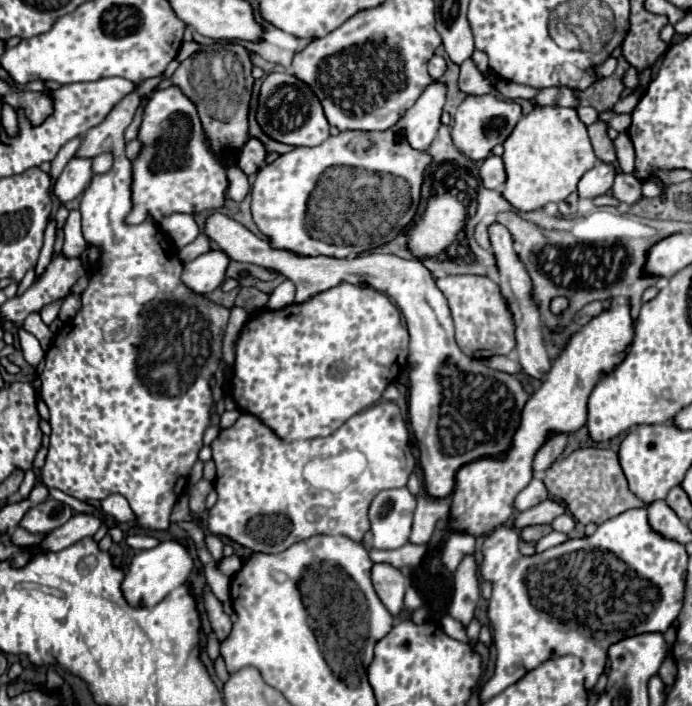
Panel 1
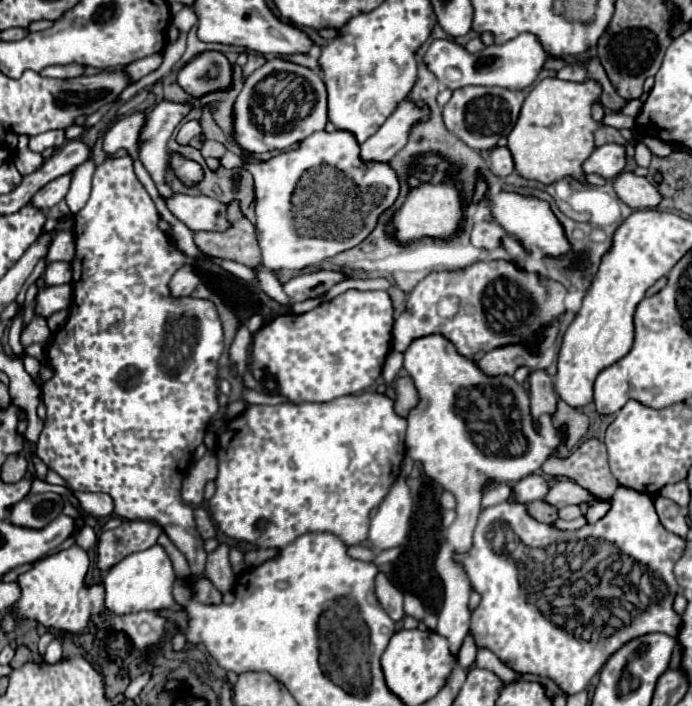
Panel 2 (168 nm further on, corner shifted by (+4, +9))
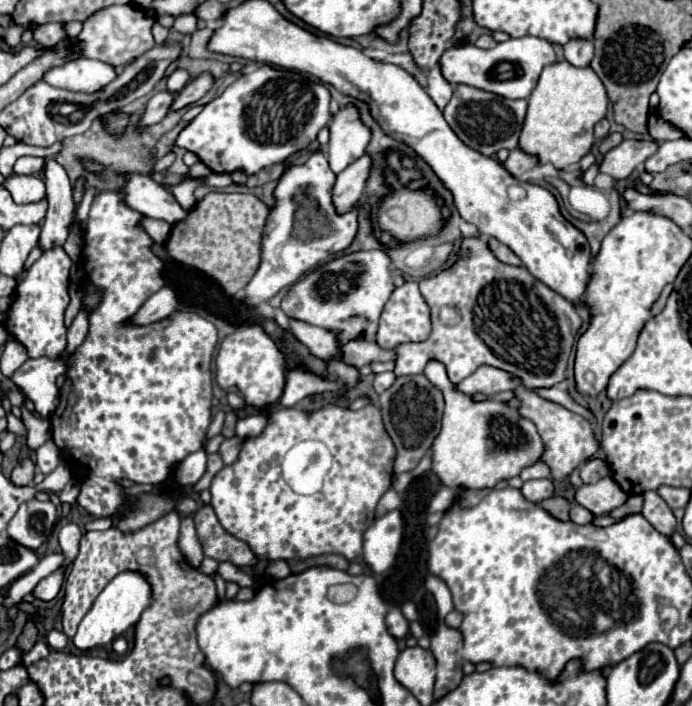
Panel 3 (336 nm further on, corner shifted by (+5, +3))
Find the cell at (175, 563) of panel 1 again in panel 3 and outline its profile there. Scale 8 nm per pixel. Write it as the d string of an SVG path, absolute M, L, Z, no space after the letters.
M125 571L125 573L117 575L101 591L101 595L95 599L91 611L79 623L79 631L73 637L73 645L79 651L87 651L87 649L95 649L95 647L103 647L103 645L111 643L115 637L119 637L129 627L133 627L137 623L137 619L141 617L143 609L149 607L149 591L151 591L151 587L143 575L137 575L133 571Z

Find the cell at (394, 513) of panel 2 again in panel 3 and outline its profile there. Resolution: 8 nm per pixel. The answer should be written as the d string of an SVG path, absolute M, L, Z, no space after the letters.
M391 511L365 531L363 535L363 559L373 573L387 571L401 547L403 539L403 519L399 511Z

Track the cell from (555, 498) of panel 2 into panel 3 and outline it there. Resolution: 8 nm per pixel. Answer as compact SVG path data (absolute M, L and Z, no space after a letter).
M603 477L593 485L583 485L581 489L577 489L575 495L575 501L585 509L593 511L595 517L609 515L615 507L625 503L625 499L627 493L619 487L619 483L613 477Z

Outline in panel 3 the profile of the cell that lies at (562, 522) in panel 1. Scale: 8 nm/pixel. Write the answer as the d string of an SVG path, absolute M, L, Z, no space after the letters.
M573 505L573 507L571 507L571 521L573 521L573 523L587 525L587 523L591 523L593 519L595 519L595 515L593 515L591 511L587 511L585 507L581 507L581 505Z

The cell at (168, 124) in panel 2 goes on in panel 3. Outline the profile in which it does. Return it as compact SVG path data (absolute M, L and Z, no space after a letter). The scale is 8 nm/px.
M201 73L201 75L197 75L197 77L177 95L177 99L175 99L175 103L173 103L171 109L181 109L181 107L185 107L185 105L189 105L189 103L199 101L199 99L213 87L213 83L215 83L215 77L213 77L211 73Z

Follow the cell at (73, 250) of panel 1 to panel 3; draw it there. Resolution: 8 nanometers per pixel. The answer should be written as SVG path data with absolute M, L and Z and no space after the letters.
M53 247L43 251L43 255L25 269L25 275L15 275L15 297L7 311L5 329L27 349L29 357L57 357L67 347L63 315L69 305L69 277L73 264L63 247Z

